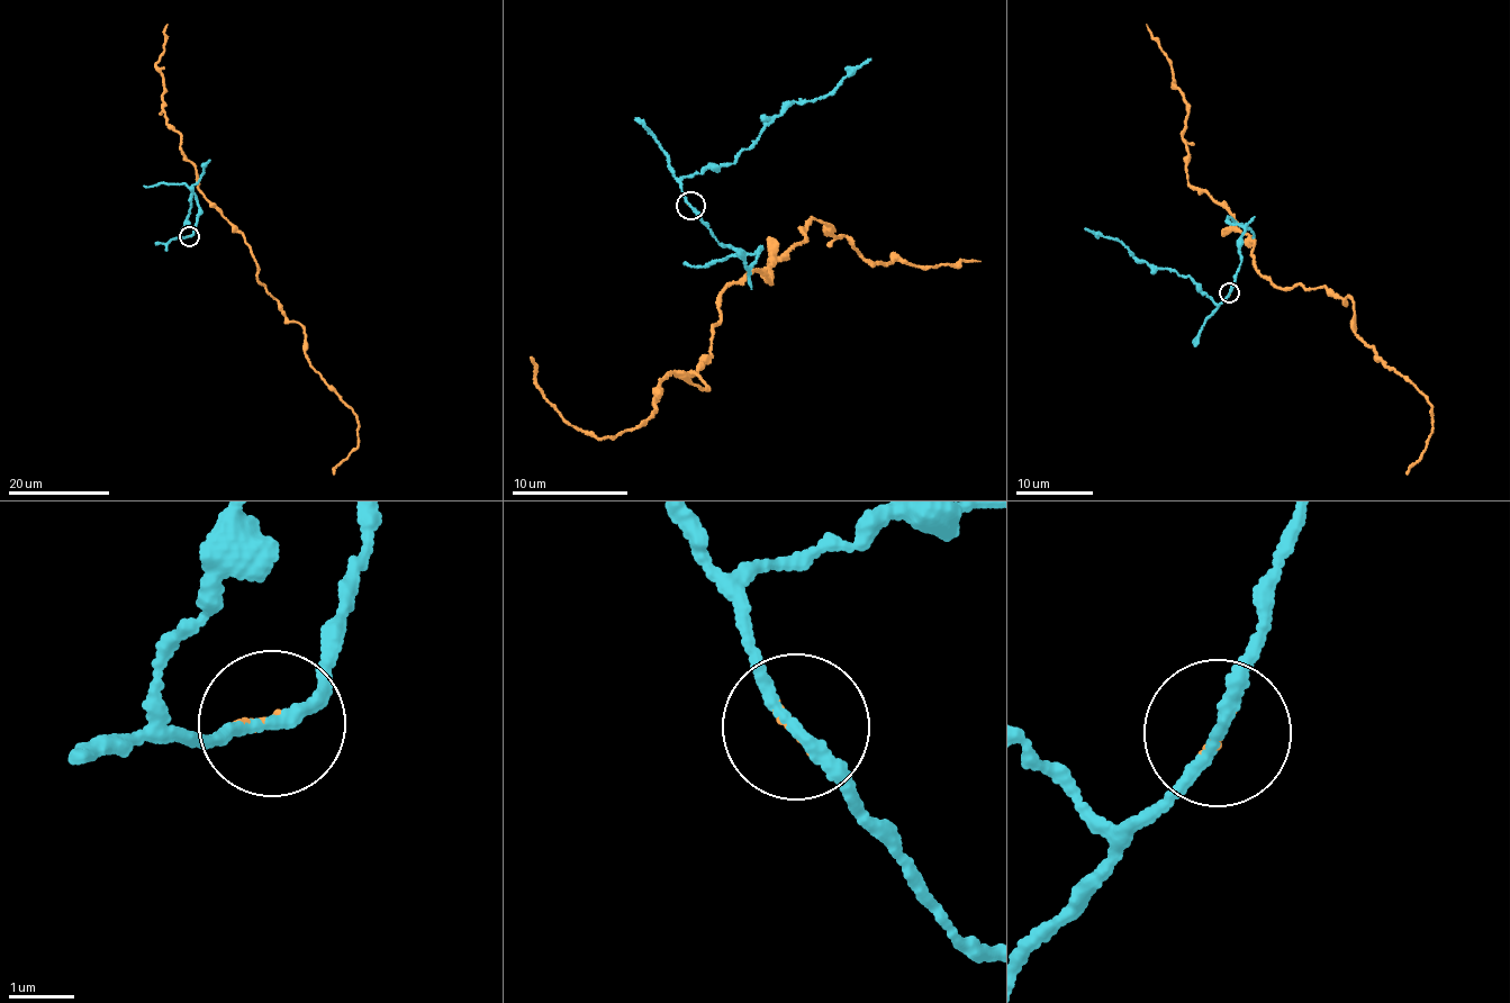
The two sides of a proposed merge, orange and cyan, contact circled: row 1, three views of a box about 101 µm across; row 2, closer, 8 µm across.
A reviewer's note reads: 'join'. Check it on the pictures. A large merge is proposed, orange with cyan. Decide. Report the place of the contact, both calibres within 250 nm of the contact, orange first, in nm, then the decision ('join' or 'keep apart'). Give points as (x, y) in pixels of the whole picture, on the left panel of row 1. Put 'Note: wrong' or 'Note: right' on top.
Note: wrong
place (189, 236); calibres 90 and 180 nm; keep apart

